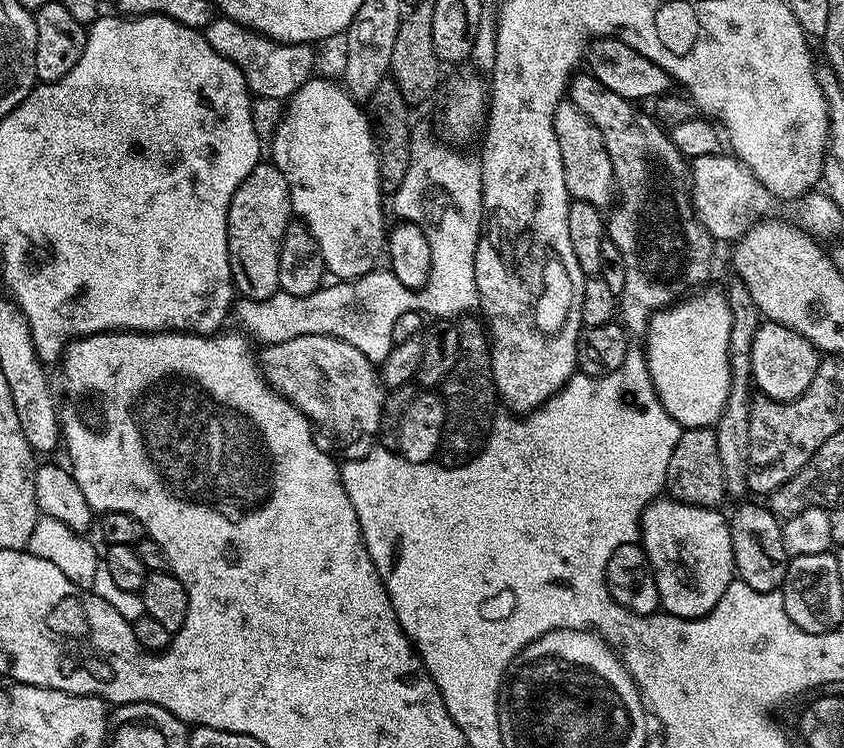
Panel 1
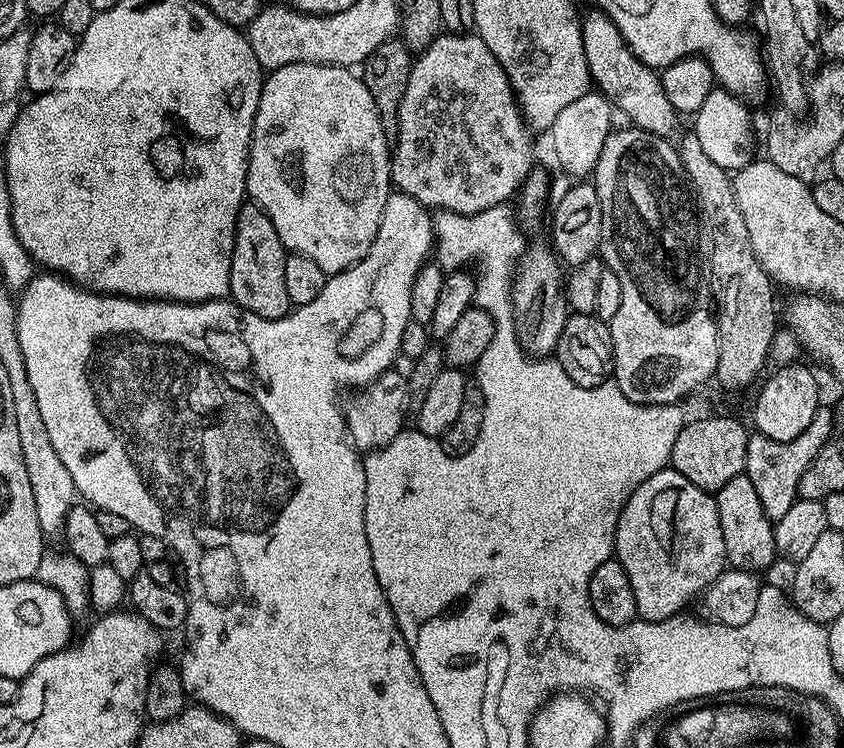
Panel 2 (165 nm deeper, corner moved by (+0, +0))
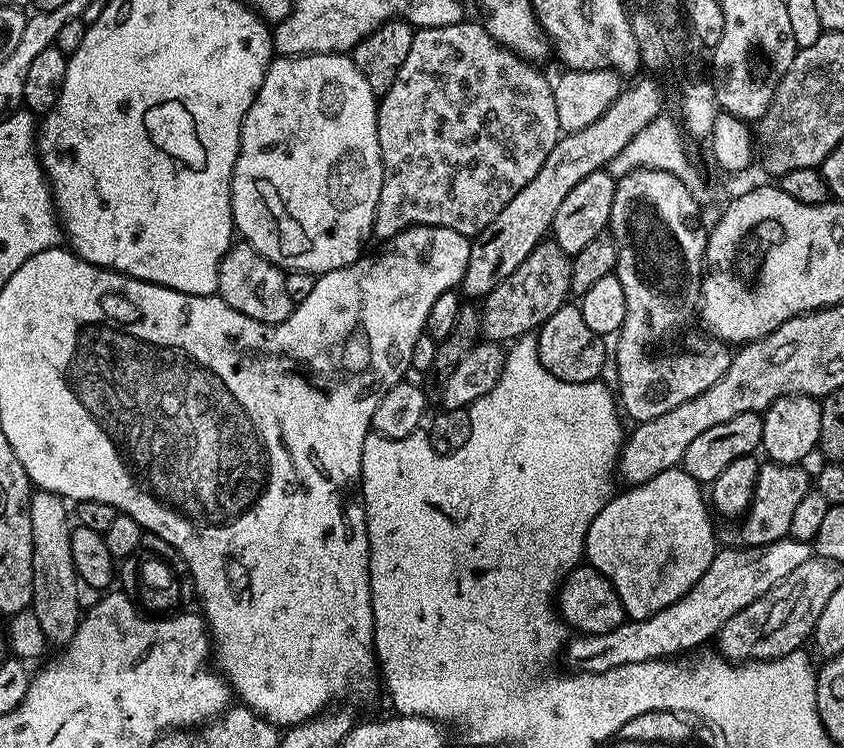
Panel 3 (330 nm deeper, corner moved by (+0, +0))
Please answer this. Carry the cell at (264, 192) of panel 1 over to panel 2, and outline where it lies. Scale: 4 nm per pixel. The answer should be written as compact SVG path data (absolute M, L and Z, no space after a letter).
M246 202L236 219L236 233L232 239L230 266L230 296L235 303L258 314L258 318L277 320L287 316L293 307L286 294L286 249L274 222L257 204Z

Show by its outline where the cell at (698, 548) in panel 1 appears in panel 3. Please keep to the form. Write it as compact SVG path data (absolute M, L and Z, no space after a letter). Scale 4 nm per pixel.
M680 466L623 490L617 491L590 522L584 550L587 563L614 586L625 617L645 620L678 602L714 562L718 543L712 529L713 513L705 493L700 493L700 483Z

